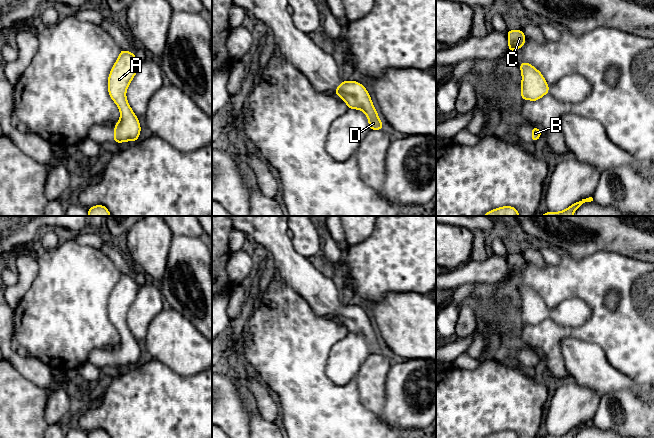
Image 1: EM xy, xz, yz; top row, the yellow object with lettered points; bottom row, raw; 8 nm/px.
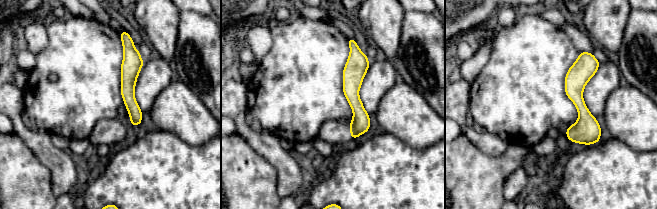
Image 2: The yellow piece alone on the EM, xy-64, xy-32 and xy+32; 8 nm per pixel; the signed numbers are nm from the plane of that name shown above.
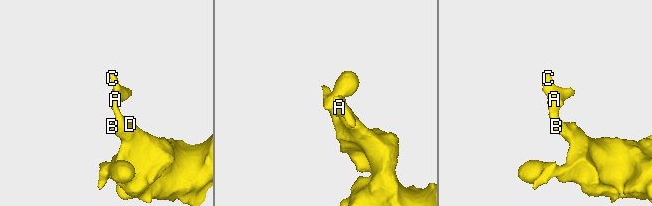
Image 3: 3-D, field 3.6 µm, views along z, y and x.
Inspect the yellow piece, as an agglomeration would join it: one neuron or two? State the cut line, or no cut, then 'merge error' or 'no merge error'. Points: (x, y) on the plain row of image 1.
no cut | no merge error

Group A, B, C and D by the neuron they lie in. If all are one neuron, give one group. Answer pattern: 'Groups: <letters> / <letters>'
Groups: A B C D

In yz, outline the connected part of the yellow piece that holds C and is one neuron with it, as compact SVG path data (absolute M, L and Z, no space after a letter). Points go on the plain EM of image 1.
M508 254L507 259L509 275L513 276L524 270L526 260L522 254Z

